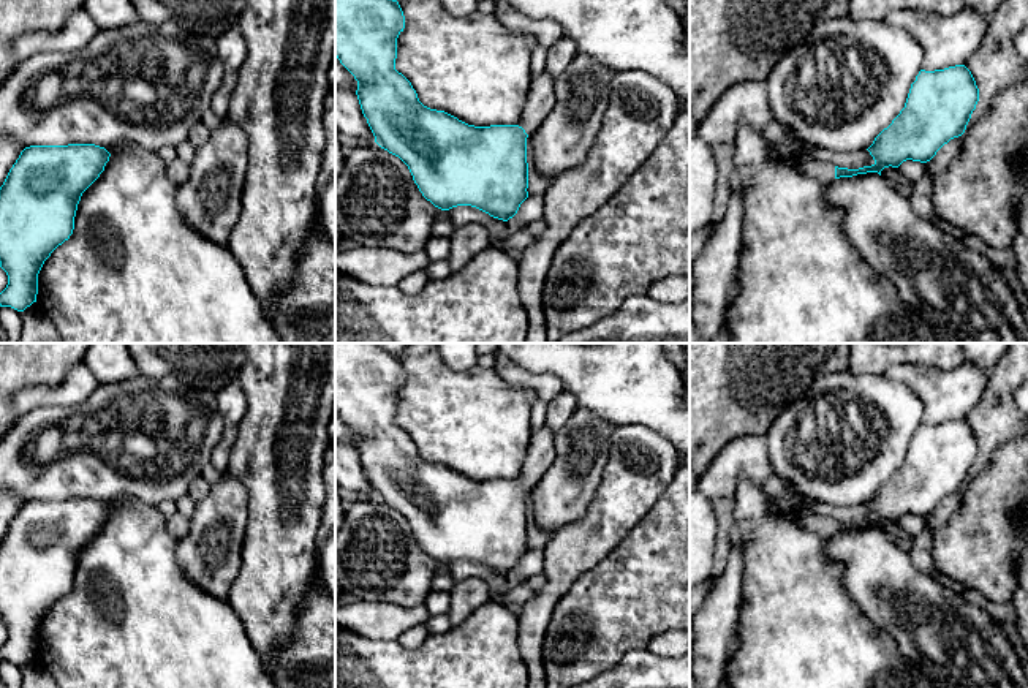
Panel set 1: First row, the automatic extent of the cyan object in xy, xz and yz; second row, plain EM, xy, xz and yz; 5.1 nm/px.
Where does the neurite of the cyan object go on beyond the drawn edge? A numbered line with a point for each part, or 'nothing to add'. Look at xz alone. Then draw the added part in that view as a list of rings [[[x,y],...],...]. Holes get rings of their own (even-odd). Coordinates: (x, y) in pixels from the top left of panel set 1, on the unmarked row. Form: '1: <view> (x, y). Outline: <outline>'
1: xz (541, 451). Outline: [[[544,425],[531,435],[527,457],[517,479],[522,481],[528,490],[533,490],[554,459],[555,433]]]

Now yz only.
1: yz (824, 527). Outline: [[[797,512],[796,519],[802,527],[826,539],[835,533],[835,520],[830,517]]]

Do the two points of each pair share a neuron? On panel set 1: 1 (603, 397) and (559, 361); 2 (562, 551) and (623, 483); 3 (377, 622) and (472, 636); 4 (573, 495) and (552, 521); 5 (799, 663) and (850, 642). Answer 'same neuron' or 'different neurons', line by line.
1: same neuron
2: same neuron
3: different neurons
4: same neuron
5: same neuron

